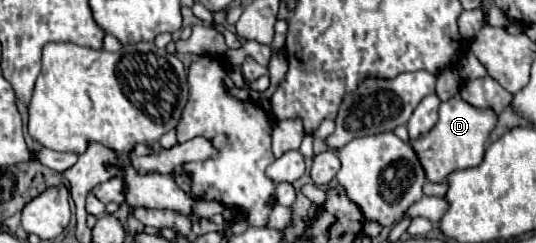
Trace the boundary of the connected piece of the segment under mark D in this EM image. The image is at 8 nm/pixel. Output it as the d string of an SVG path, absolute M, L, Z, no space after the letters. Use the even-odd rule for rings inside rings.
M451 98L449 102L443 102L439 108L439 120L437 124L417 140L409 140L411 148L415 150L425 176L429 182L443 184L447 176L461 168L473 168L479 166L485 152L485 142L489 138L489 132L493 130L497 122L497 114L491 110L479 110L471 104L467 104L461 98Z

